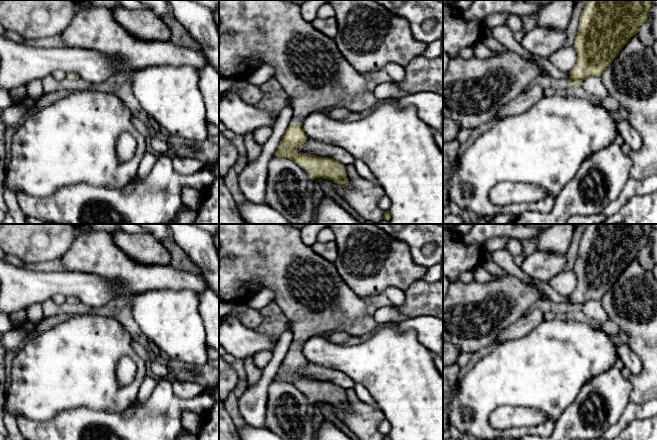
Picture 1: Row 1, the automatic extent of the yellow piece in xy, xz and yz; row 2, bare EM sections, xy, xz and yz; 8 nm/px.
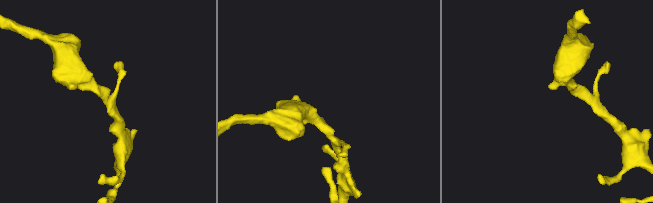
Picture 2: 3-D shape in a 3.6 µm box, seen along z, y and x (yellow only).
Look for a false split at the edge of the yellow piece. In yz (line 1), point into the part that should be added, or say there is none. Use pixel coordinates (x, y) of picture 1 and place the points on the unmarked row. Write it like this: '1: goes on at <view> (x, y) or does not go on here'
1: does not go on here

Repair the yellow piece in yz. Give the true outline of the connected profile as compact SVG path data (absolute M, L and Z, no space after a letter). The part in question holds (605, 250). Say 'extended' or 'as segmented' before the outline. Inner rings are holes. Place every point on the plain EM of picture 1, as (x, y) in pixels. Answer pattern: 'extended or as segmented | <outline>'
as segmented | M588 224L579 243L574 264L577 286L569 296L571 309L589 300L601 300L639 251L647 245L653 224Z

